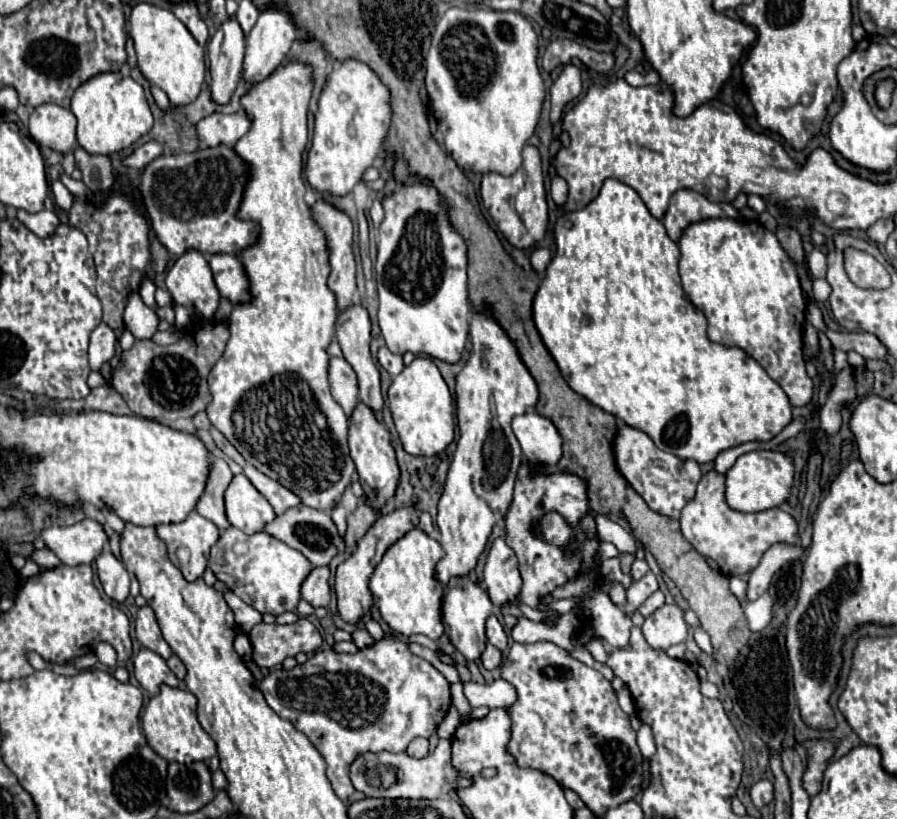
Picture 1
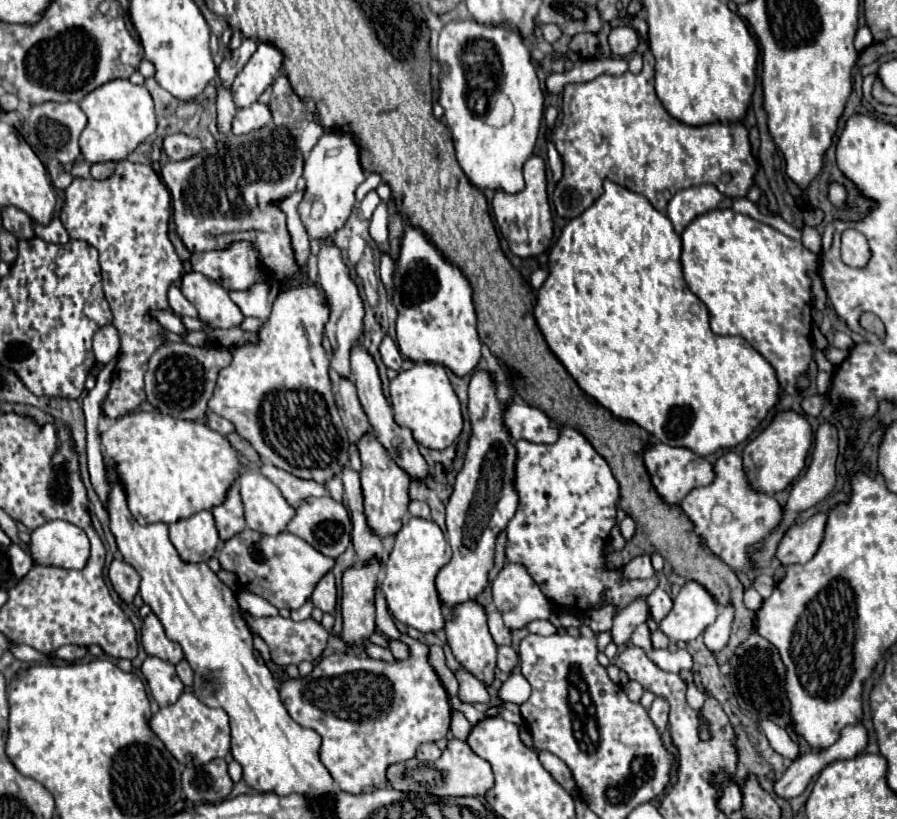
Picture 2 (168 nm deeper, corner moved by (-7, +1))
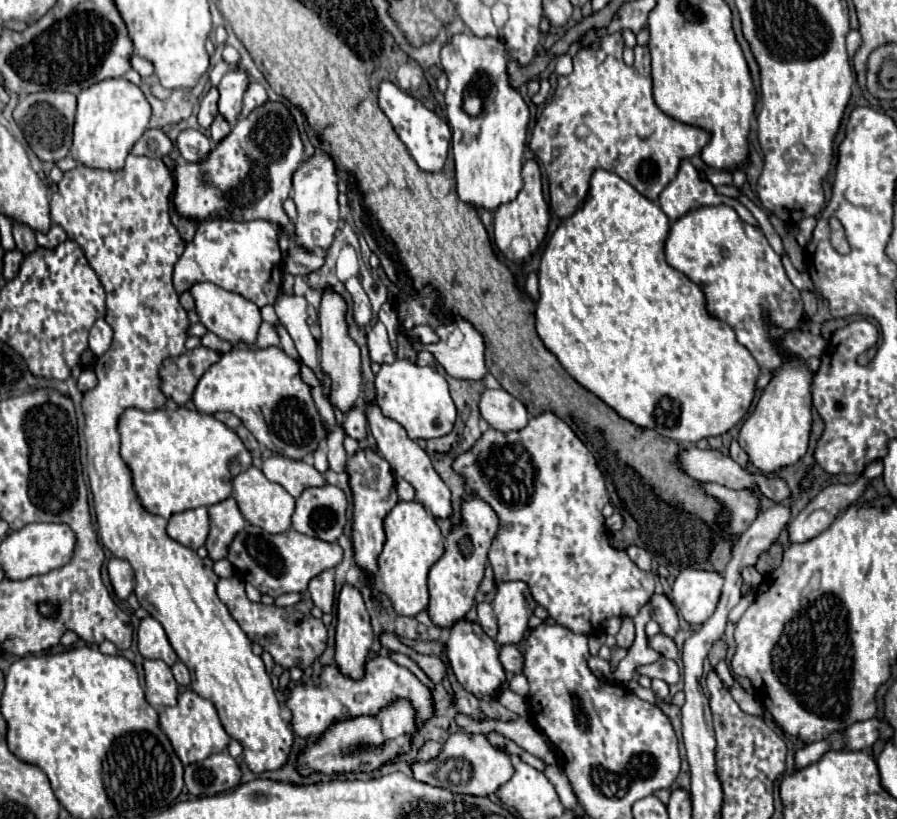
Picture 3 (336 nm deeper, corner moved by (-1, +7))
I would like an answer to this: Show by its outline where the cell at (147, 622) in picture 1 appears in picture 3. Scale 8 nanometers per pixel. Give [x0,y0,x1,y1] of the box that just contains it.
[136,615,178,667]

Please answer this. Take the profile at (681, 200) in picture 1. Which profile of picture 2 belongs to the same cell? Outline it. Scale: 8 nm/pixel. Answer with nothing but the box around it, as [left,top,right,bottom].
[668,185,726,235]

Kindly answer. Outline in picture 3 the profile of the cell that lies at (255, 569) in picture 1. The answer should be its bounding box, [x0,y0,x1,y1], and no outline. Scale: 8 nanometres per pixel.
[228,525,342,597]

